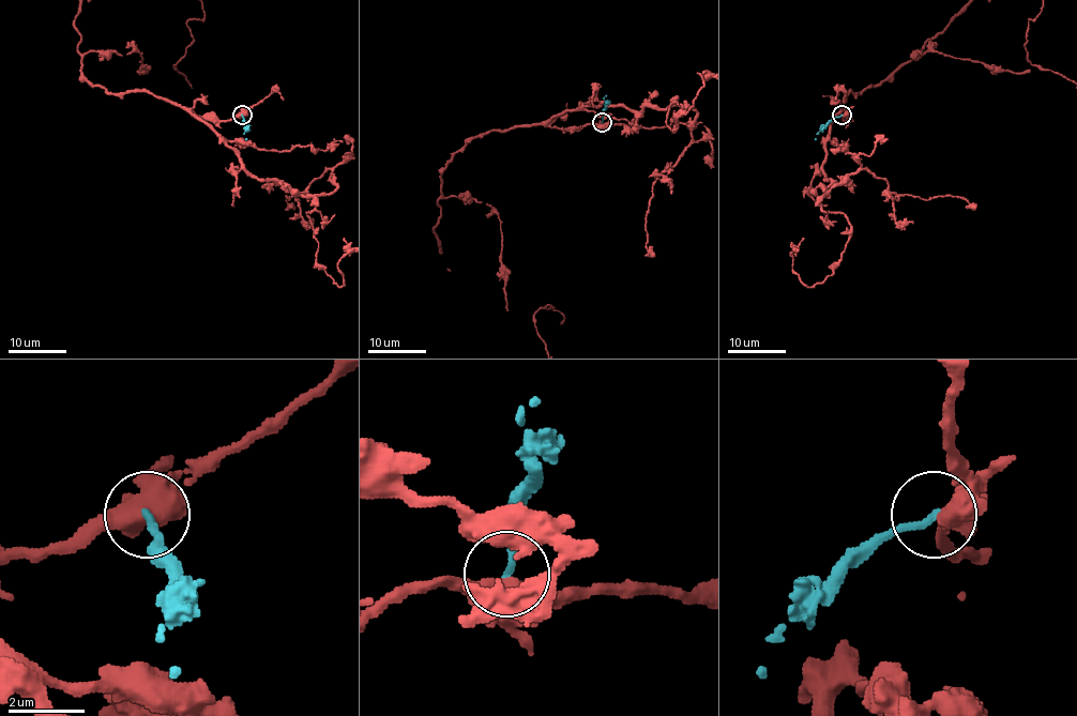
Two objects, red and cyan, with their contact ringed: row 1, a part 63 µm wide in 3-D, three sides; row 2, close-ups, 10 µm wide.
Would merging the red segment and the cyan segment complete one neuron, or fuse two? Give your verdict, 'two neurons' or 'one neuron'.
two neurons

